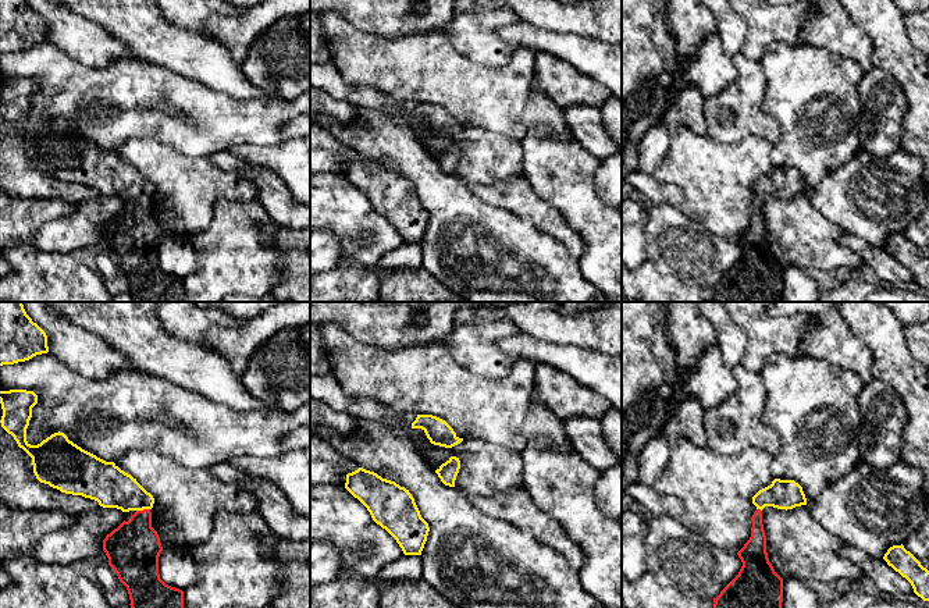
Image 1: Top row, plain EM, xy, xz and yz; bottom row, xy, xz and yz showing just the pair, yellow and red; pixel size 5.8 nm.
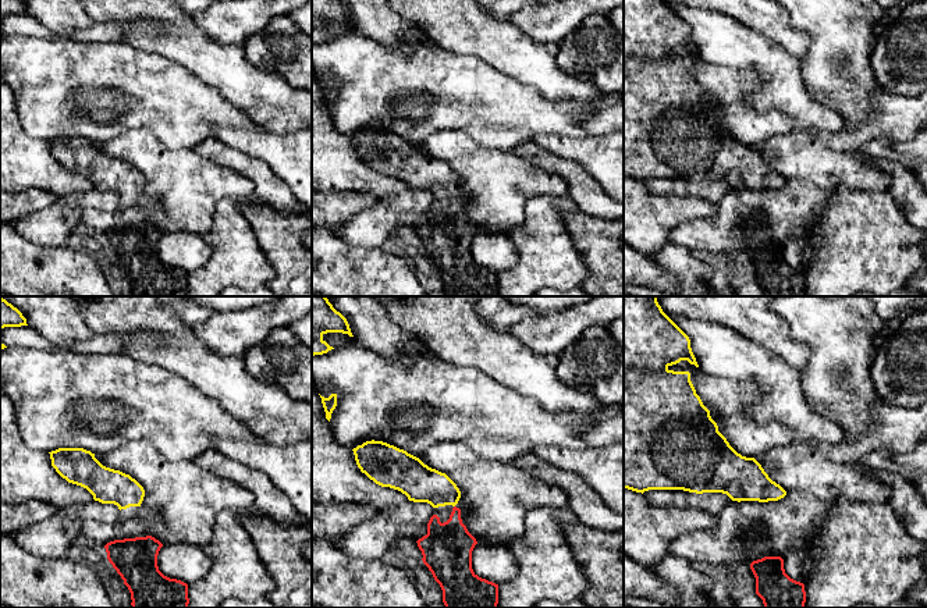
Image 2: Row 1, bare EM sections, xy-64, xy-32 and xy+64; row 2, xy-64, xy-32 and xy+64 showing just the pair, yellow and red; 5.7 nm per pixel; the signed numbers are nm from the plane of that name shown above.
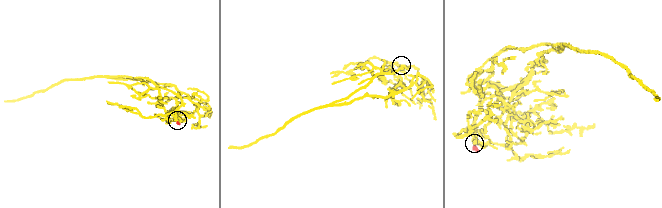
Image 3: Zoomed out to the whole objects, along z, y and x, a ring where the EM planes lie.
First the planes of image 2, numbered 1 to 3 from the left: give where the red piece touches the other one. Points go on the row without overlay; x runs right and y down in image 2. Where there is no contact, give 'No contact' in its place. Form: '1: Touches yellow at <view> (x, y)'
1: No contact
2: No contact
3: No contact

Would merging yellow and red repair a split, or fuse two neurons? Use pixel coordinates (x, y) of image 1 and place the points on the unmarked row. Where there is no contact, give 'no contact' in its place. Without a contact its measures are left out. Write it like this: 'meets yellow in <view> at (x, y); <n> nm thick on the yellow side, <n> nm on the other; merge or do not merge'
meets yellow in xy at (142, 198); 240 nm thick on the yellow side, 300 nm on the other; merge

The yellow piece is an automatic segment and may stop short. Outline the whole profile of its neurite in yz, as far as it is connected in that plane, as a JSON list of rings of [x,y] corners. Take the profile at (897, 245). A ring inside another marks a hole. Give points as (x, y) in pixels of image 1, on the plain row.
[[[903,232],[890,235],[883,248],[911,271],[918,285],[929,289],[929,259]]]

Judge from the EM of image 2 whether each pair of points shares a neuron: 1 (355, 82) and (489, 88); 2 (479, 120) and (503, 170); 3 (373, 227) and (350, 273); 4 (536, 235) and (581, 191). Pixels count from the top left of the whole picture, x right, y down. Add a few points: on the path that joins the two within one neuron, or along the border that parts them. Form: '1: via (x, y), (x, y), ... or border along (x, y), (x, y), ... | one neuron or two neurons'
1: via (389, 86), (455, 88) | one neuron
2: border along (462, 132), (466, 132), (485, 146), (510, 152) | two neurons
3: border along (333, 234), (354, 245), (379, 246) | two neurons
4: border along (567, 194), (578, 208) | two neurons

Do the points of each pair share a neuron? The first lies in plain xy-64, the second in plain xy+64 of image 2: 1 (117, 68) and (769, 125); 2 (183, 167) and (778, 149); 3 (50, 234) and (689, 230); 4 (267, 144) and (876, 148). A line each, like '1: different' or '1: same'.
1: same
2: same
3: same
4: different

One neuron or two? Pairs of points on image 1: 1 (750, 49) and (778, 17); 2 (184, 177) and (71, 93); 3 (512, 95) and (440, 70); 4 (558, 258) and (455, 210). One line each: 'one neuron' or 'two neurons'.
1: one neuron
2: two neurons
3: one neuron
4: one neuron

